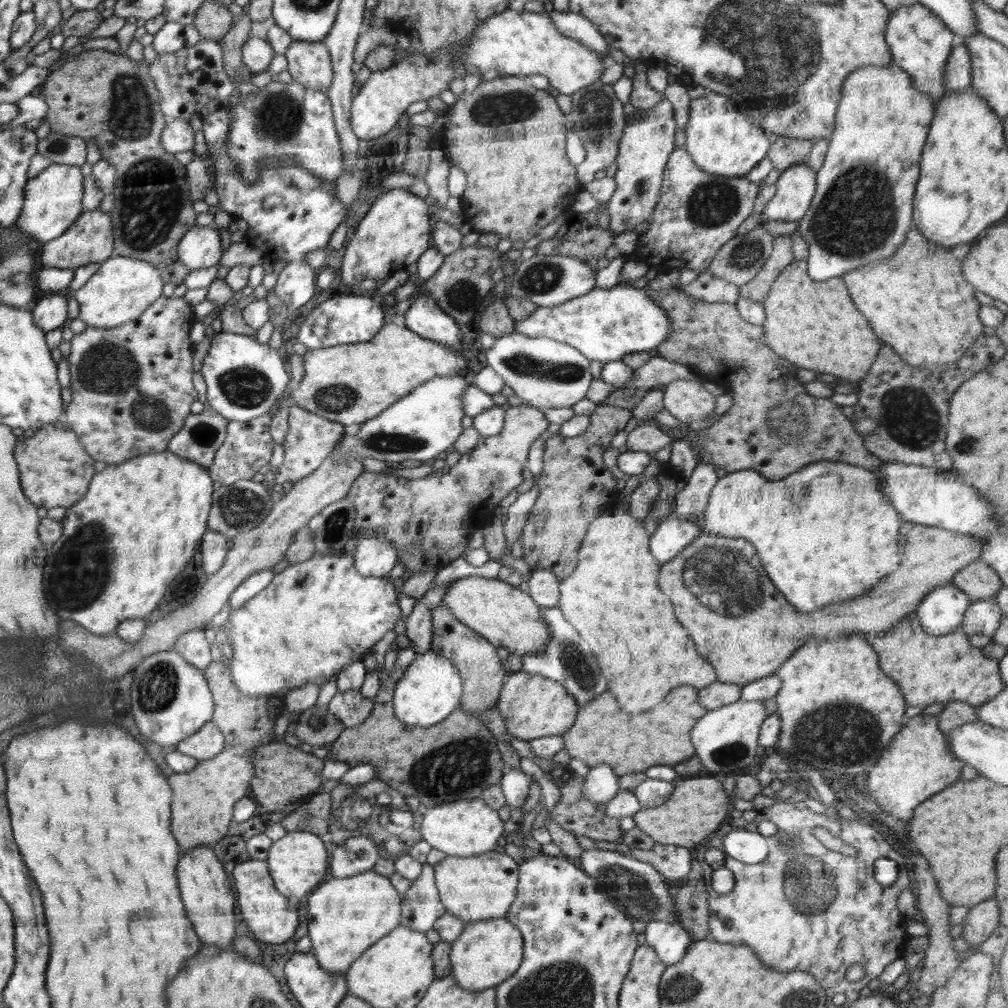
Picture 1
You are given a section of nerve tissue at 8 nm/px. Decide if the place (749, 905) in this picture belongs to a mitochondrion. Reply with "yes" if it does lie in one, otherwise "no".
no

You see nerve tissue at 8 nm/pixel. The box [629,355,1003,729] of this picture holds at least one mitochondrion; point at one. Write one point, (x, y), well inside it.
(722, 579)

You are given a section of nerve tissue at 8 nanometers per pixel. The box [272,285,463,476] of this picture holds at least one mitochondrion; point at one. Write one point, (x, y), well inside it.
(377, 442)

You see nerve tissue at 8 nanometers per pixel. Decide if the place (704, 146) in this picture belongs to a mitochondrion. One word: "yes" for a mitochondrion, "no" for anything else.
no

